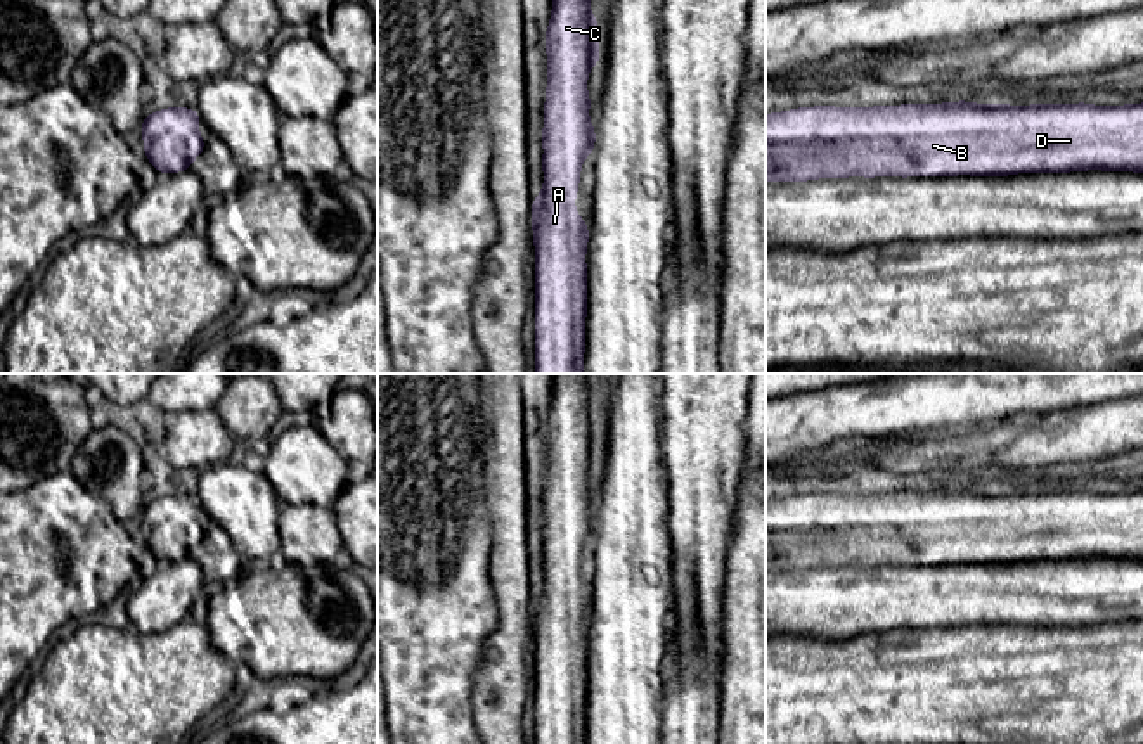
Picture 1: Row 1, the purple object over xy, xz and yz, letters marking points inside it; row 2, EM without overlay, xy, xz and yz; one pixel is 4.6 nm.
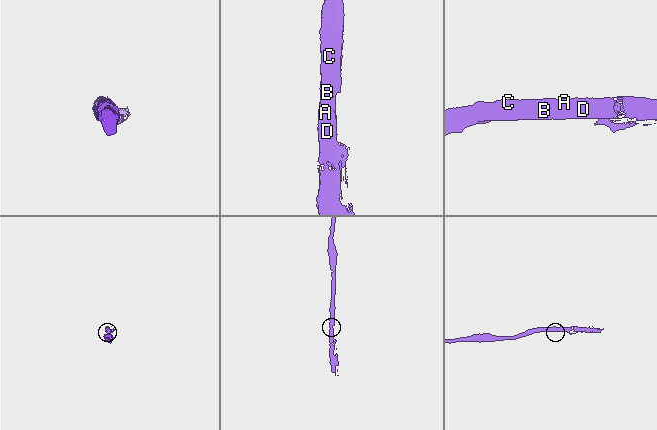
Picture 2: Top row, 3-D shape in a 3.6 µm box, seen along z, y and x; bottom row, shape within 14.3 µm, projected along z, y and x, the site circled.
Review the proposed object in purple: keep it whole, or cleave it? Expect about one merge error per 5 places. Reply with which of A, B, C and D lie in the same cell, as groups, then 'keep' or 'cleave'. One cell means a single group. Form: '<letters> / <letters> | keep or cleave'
A B C D | keep

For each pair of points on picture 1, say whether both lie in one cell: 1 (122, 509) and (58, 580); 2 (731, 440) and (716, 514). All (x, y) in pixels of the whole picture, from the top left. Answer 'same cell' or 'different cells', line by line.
1: different cells
2: same cell

